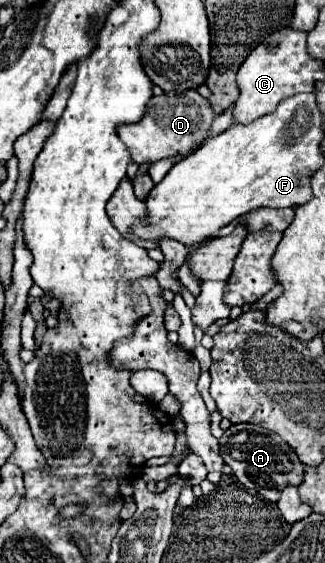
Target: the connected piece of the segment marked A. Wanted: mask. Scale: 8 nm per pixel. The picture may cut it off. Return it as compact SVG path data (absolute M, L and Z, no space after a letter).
M259 427L255 431L239 431L239 433L225 431L223 437L219 439L219 443L221 443L221 457L223 457L225 465L229 465L233 469L233 475L237 477L237 481L245 489L259 493L269 503L277 503L281 491L287 485L303 483L305 465L299 461L295 451L279 435L275 435L267 429Z

